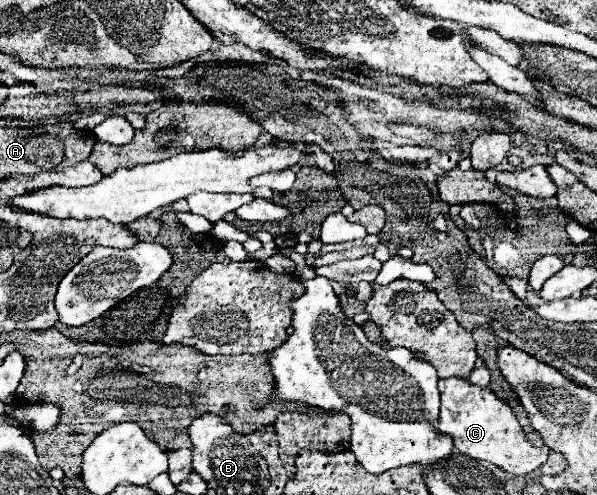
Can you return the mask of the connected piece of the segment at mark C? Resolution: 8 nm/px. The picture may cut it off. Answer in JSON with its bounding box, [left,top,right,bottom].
[436,377,550,475]

